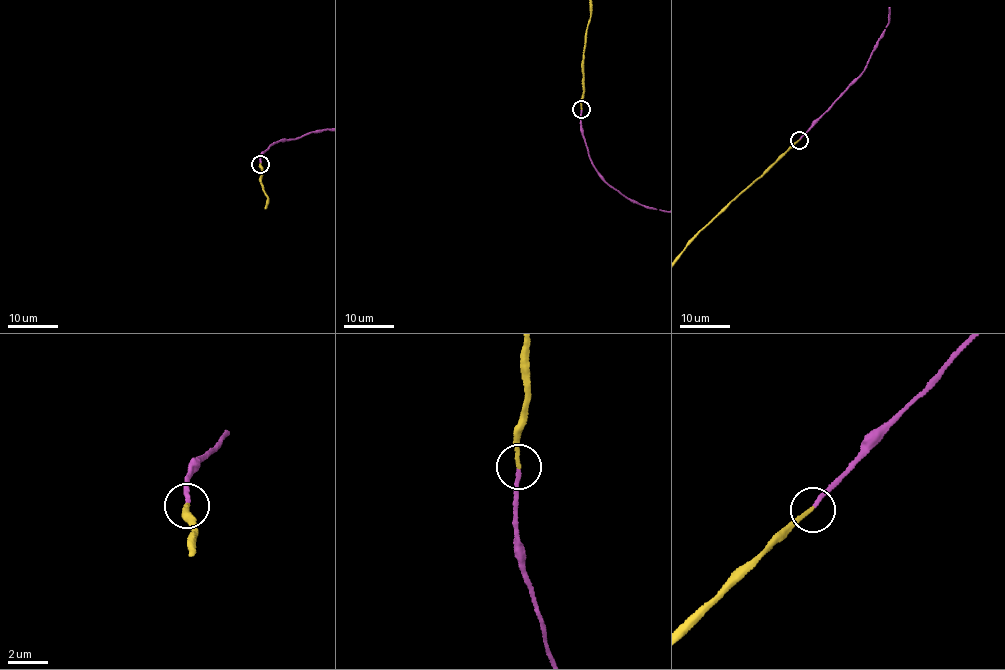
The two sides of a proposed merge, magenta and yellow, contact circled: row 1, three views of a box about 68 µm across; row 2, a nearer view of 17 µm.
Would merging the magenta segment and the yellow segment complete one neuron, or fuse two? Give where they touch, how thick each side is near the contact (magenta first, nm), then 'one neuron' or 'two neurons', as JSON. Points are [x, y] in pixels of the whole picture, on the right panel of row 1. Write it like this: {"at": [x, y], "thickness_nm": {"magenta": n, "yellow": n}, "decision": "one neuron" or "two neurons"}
{"at": [799, 140], "thickness_nm": {"magenta": 190, "yellow": 200}, "decision": "one neuron"}

